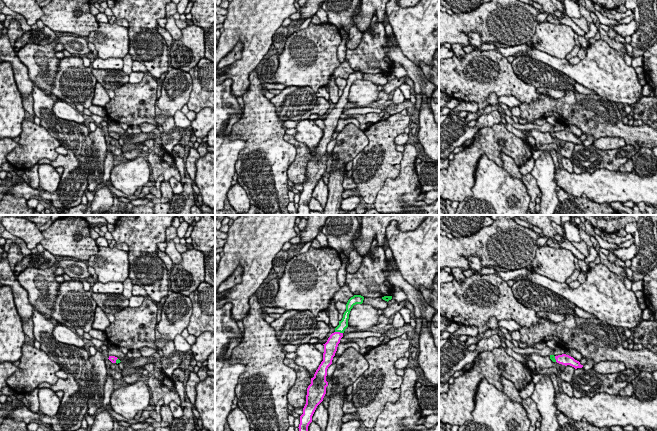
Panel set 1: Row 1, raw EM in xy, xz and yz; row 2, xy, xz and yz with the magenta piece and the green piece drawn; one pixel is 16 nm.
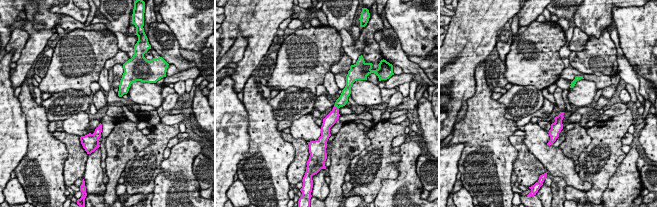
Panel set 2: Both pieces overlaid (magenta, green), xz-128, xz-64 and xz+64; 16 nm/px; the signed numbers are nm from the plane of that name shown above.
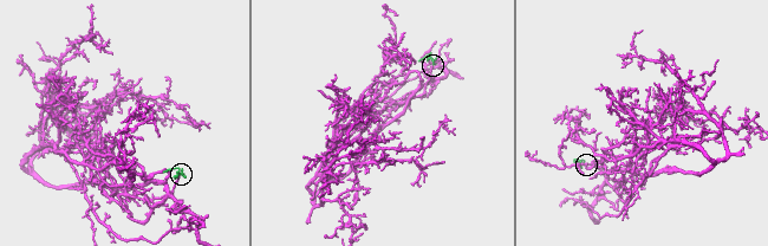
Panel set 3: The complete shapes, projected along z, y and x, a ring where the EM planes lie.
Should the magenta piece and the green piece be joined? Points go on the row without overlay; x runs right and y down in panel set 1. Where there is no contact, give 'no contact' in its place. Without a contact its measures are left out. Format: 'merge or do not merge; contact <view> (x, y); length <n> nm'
merge; contact xz (339, 108); length 130 nm

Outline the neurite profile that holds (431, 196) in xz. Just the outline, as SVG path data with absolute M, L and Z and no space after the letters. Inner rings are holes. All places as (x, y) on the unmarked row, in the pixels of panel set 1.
M430 190L426 192L426 195L423 201L427 204L434 203L437 199L439 199L439 190Z

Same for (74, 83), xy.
M80 56L64 57L60 59L51 92L70 105L82 105L89 109L96 83L92 68L85 67Z

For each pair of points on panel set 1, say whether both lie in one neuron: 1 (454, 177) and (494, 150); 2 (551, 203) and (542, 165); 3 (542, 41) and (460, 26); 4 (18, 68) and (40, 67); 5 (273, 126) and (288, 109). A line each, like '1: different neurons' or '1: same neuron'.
1: same neuron
2: same neuron
3: different neurons
4: different neurons
5: different neurons

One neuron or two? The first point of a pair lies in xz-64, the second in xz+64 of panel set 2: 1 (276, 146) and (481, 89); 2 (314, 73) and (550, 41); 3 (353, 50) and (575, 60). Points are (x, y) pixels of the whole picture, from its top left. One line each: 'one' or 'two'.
1: one
2: one
3: one

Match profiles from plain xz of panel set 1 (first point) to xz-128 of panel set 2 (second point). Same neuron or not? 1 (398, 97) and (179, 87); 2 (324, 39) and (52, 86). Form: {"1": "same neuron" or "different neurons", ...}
{"1": "different neurons", "2": "same neuron"}

